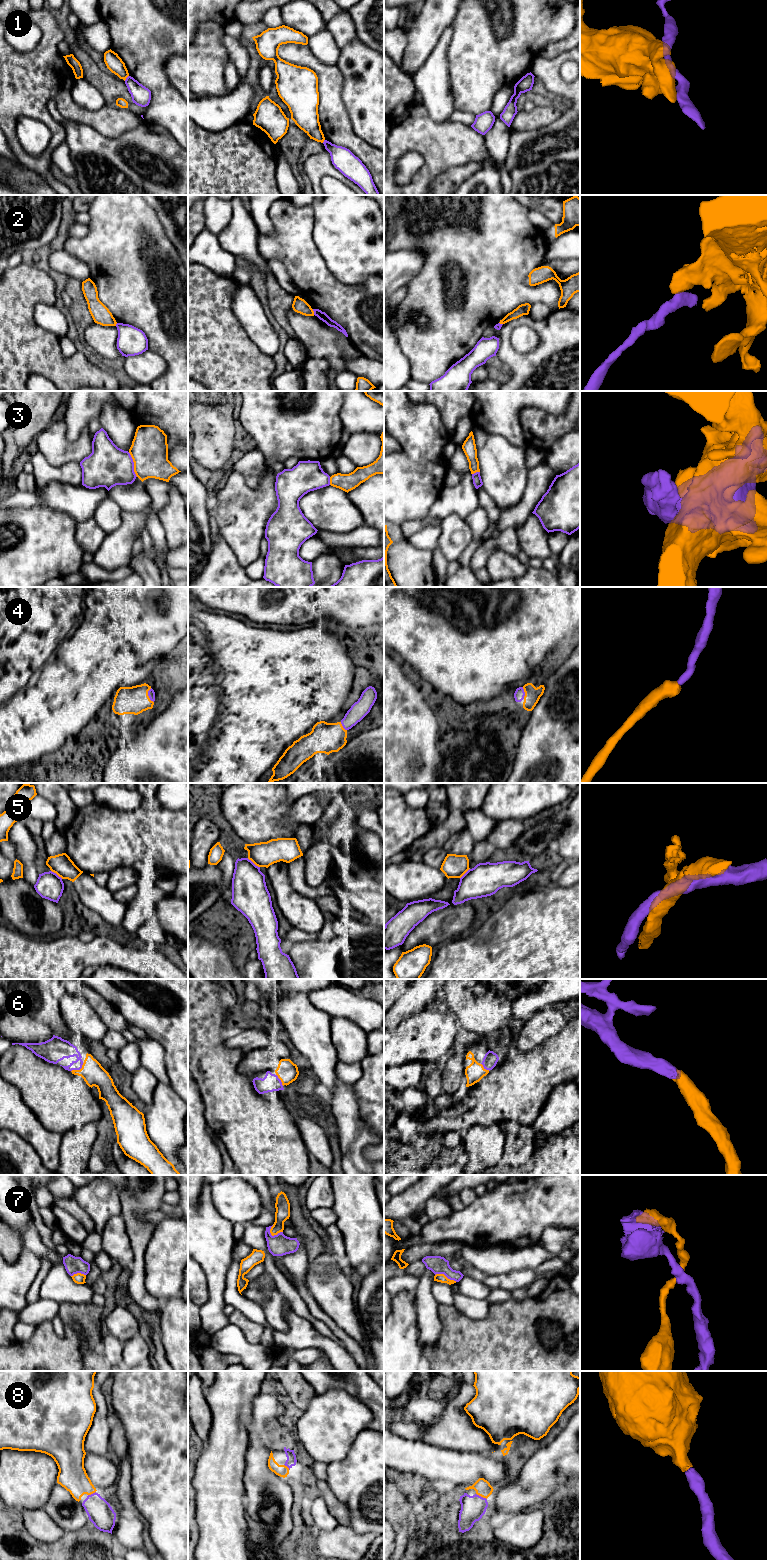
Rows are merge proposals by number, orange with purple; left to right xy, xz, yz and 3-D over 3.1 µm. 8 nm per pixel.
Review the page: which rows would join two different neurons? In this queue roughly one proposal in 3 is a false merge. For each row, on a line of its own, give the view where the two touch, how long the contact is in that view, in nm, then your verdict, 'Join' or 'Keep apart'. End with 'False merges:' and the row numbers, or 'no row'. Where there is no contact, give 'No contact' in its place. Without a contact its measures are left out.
1: Touches orange in xy. Shared border 60 nm. Keep apart
2: Touches orange in xz. Shared border 50 nm. Keep apart
3: Touches orange in xy. Shared border 220 nm. Keep apart
4: Touches orange in xy. Shared border 120 nm. Join
5: Touches orange in xz. Shared border 130 nm. Keep apart
6: Touches orange in xy. Shared border 120 nm. Join
7: Touches orange in xz. Shared border 110 nm. Keep apart
8: Touches orange in yz. Shared border 100 nm. Join
False merges: 1, 2, 3, 5, 7

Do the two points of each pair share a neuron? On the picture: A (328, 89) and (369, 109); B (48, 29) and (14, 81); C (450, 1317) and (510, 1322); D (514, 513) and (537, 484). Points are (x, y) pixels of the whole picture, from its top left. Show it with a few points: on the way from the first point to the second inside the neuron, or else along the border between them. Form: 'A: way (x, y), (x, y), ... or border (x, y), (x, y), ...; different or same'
A: border (341, 73), (343, 77), (342, 102), (349, 118); different
B: way (48, 42), (47, 48), (27, 68); same
C: way (465, 1327), (495, 1327); same
D: way (522, 507), (531, 498), (533, 492); same

